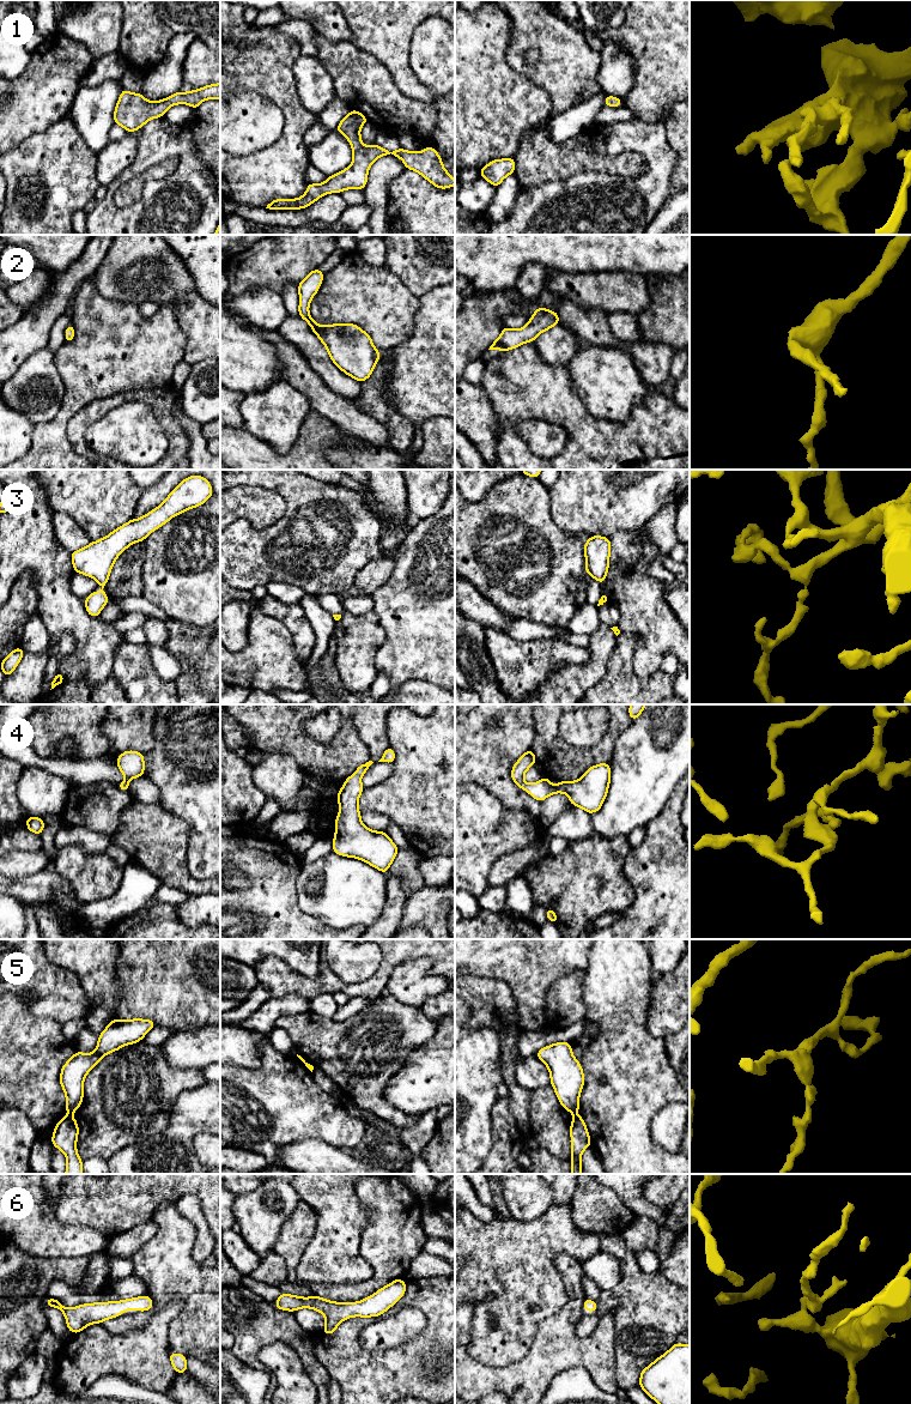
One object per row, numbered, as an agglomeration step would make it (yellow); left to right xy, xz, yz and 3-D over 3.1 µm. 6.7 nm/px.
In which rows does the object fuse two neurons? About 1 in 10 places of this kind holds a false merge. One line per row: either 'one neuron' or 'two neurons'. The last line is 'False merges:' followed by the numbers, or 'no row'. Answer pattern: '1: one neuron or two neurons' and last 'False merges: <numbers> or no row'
1: one neuron
2: one neuron
3: one neuron
4: one neuron
5: two neurons
6: one neuron
False merges: 5

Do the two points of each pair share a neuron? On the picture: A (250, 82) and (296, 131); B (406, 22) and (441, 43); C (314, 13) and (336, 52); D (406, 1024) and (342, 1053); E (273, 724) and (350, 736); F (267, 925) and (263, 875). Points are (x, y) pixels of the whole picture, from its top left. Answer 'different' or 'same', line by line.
A: same
B: different
C: different
D: same
E: same
F: same

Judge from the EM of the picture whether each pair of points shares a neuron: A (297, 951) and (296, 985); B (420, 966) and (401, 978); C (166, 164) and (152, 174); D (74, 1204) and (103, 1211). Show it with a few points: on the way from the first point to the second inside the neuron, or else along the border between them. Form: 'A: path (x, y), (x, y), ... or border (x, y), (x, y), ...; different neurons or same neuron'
A: border (272, 956), (305, 976), (315, 978), (320, 973); different neurons
B: path (415, 970), (406, 978); same neuron
C: path (163, 168), (156, 173); same neuron
D: path (82, 1204), (96, 1204); same neuron

